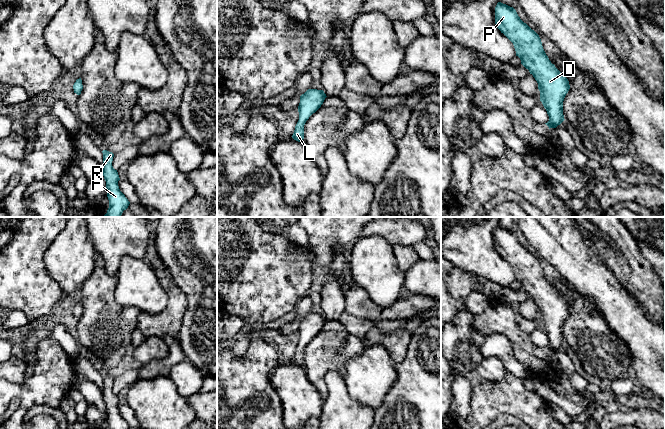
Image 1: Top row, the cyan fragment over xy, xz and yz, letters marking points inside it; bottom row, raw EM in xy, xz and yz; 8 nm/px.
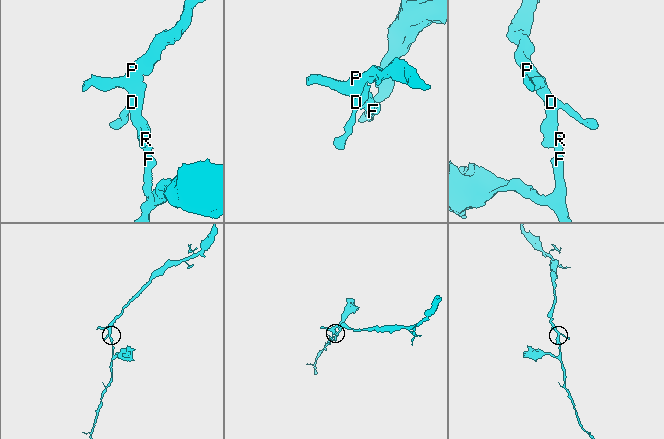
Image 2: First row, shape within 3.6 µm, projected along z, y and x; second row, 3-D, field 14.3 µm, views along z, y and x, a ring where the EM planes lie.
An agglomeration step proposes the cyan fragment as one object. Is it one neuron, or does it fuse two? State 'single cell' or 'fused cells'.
single cell

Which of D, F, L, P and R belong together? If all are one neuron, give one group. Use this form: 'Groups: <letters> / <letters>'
Groups: D F L P R

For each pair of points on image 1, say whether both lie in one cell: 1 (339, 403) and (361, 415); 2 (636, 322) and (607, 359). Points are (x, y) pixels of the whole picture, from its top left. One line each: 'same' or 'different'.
1: same
2: different

